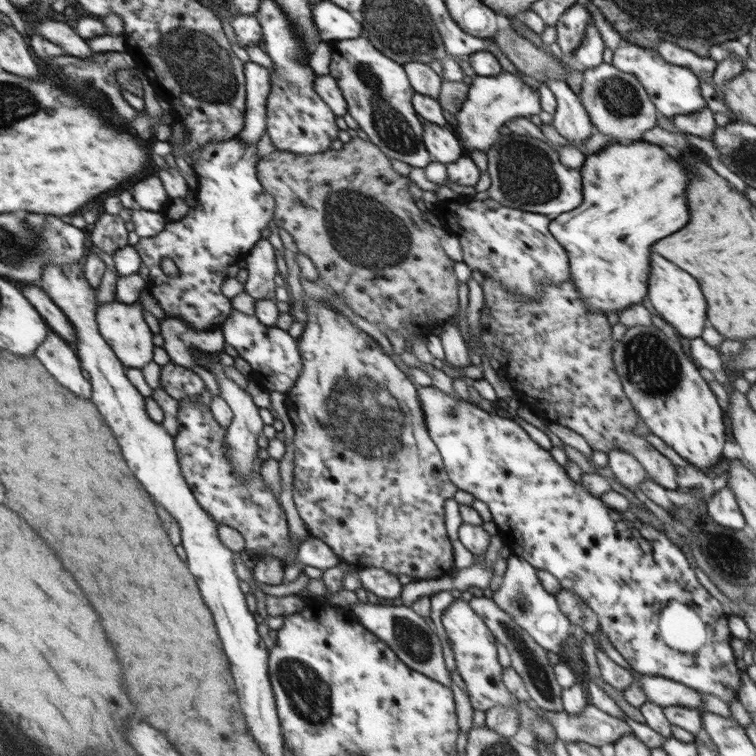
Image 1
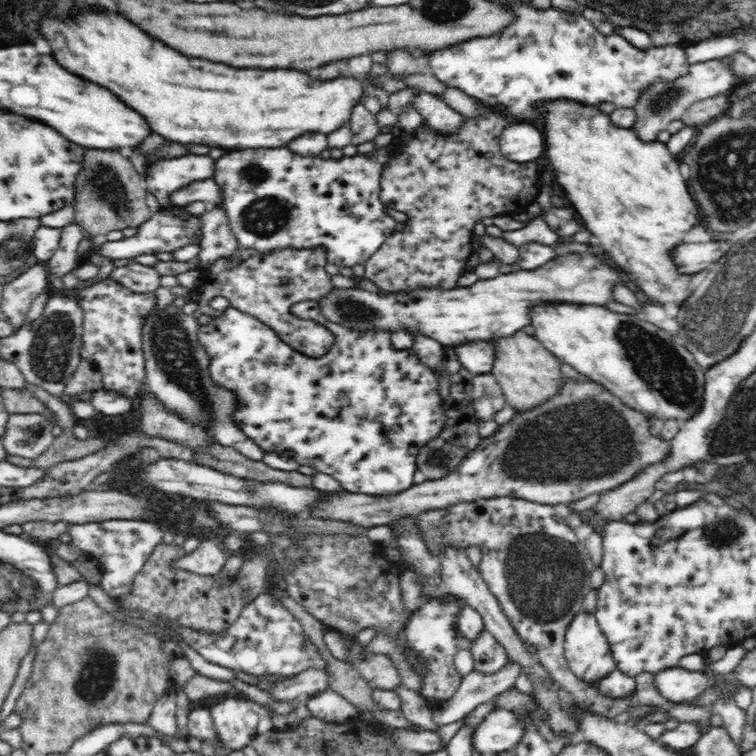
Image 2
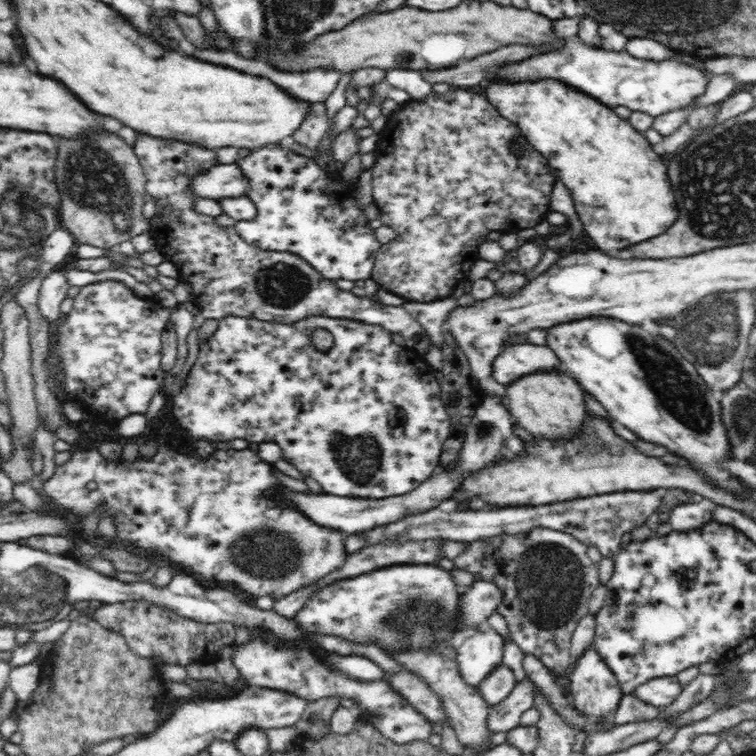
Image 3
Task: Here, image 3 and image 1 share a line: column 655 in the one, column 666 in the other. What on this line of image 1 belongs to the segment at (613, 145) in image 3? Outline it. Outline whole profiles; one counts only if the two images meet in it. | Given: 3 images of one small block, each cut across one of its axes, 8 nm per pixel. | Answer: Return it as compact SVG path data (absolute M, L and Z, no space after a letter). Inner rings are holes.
M639 141L628 143L628 146L622 146L622 143L612 143L600 152L594 153L590 156L586 156L582 167L582 190L584 190L584 202L581 206L578 206L571 212L560 214L556 219L551 220L549 225L549 231L558 239L558 243L566 249L568 258L570 261L570 277L576 285L576 289L579 289L580 297L582 301L592 309L592 311L600 311L600 313L608 314L610 311L621 312L632 304L638 304L642 302L642 298L646 296L648 292L648 268L650 268L650 246L656 242L656 240L662 240L678 230L682 230L682 226L686 226L686 222L690 220L690 212L688 212L688 206L686 206L686 194L684 194L684 186L686 182L690 182L690 172L686 170L686 164L682 158L672 158L668 156L668 152L656 144L648 144L645 141Z

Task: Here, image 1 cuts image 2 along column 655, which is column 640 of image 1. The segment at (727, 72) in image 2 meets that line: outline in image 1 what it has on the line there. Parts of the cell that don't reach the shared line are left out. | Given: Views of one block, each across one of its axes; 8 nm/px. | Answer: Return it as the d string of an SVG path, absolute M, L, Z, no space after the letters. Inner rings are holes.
M602 62L596 68L584 71L583 80L579 100L591 119L590 123L615 143L643 141L644 133L657 124L658 112L640 82L630 74L617 70L612 63Z

